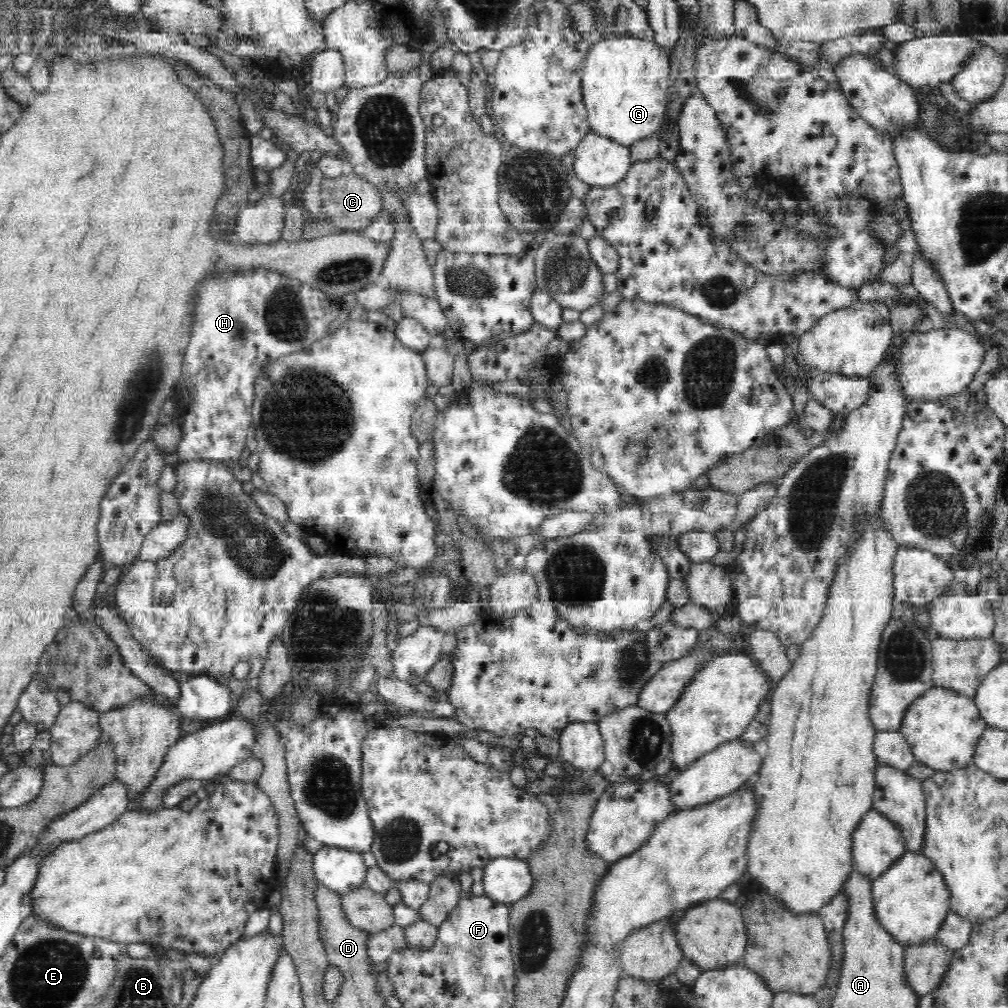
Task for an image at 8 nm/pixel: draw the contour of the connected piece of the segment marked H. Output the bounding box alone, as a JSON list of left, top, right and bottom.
[176,267,340,470]

